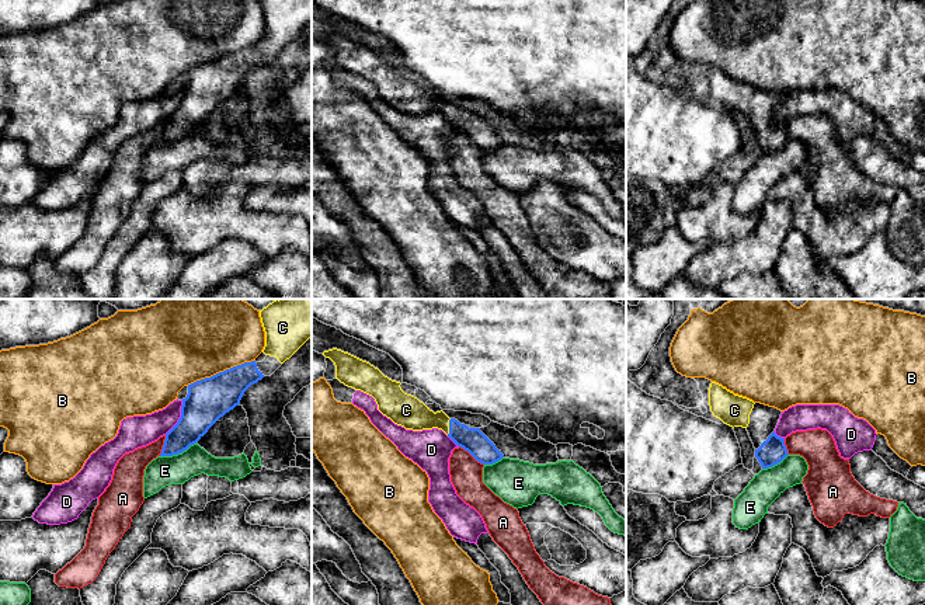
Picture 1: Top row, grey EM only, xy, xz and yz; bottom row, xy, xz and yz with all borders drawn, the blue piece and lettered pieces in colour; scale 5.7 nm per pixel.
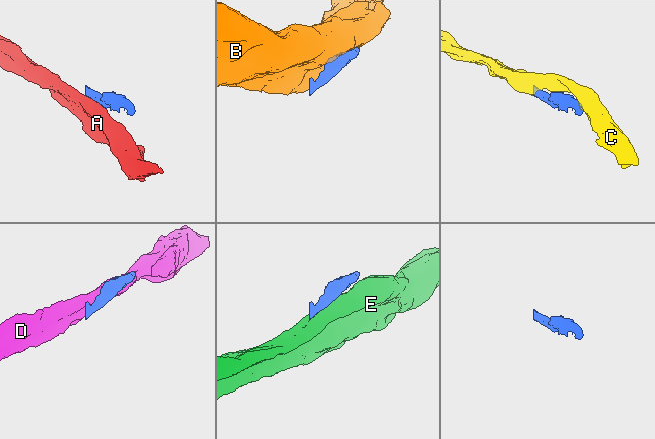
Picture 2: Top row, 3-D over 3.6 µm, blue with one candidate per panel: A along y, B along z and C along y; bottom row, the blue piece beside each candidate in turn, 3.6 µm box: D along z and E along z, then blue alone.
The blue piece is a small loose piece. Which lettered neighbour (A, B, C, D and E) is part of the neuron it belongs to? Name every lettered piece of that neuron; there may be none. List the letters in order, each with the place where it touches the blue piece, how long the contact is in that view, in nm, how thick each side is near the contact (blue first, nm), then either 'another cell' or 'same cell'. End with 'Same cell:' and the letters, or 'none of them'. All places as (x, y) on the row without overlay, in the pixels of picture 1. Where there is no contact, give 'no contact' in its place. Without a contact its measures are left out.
A: xz (472, 141) | 180 nm | 140/190 nm | another cell
B: xy (221, 58) | 420 nm | 240/400 nm | another cell
C: xz (449, 112) | 100 nm | 140/180 nm | same cell
D: xy (180, 103) | 220 nm | 240/180 nm | another cell
E: xy (177, 139) | 220 nm | 190/180 nm | another cell
Same cell: C

